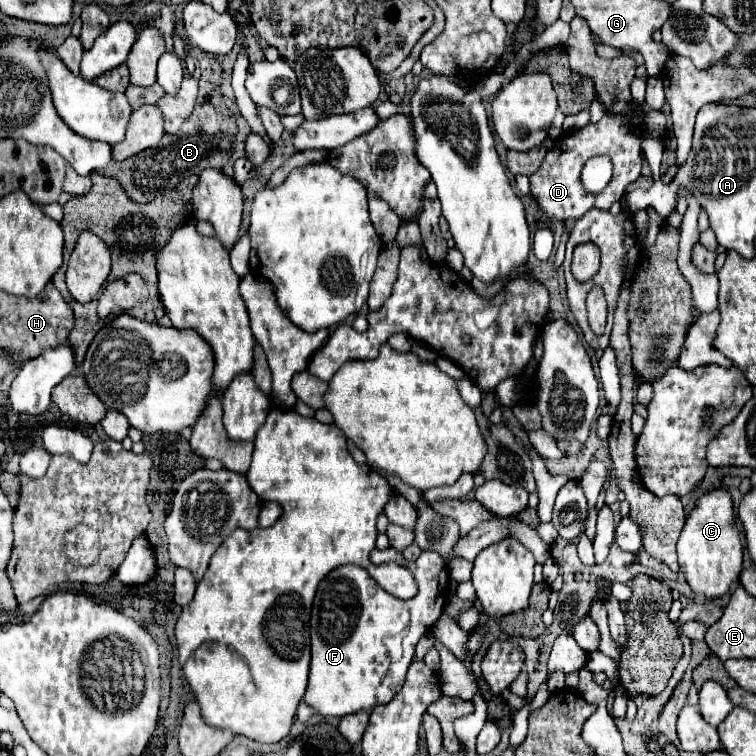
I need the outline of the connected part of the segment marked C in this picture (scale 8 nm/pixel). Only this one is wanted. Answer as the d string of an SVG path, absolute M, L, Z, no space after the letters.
M712 490L704 494L690 512L678 540L680 572L684 572L688 586L694 594L700 594L708 600L728 594L732 586L740 582L740 572L744 568L742 556L744 546L736 528L730 494L726 490Z

